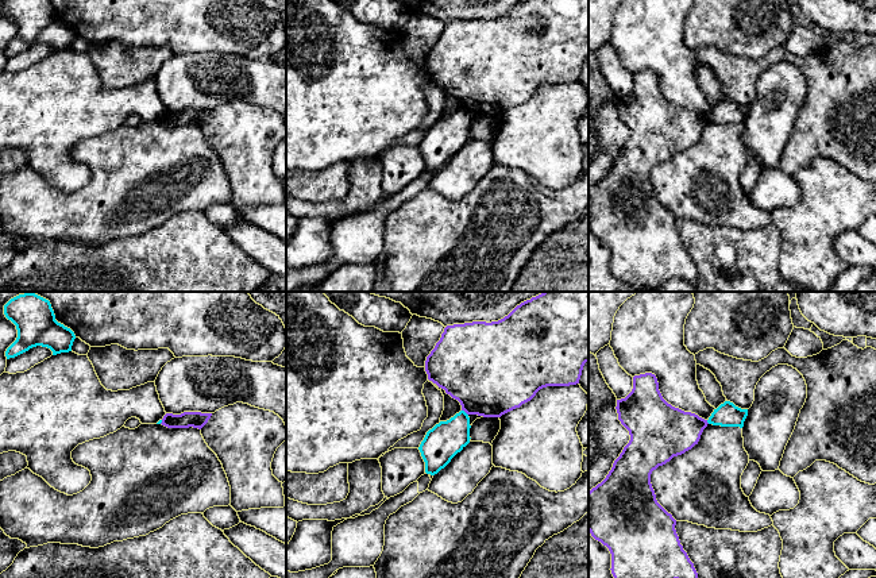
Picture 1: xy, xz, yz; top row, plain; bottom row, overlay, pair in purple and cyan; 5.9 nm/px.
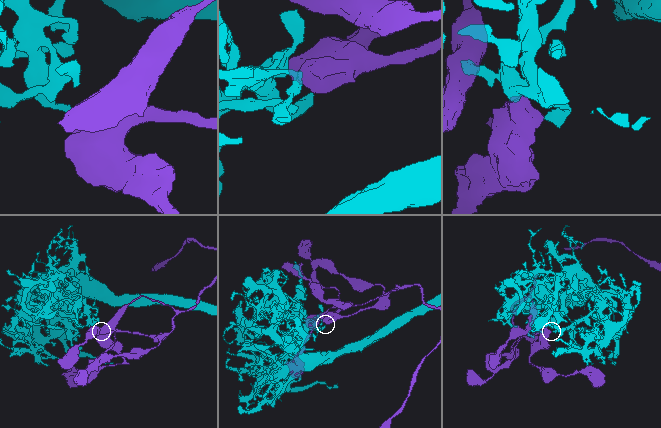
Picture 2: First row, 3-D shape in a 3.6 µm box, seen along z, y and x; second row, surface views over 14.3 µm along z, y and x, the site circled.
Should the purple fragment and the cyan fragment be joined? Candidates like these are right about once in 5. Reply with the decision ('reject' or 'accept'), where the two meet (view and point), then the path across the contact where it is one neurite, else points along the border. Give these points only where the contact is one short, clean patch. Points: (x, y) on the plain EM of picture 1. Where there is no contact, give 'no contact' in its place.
reject; contact xz (464, 108); border xz (462, 107), (467, 112)

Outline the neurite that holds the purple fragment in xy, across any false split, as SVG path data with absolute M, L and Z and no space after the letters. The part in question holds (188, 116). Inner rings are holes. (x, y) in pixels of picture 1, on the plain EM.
M184 109L181 112L166 111L162 116L162 123L167 126L198 126L201 127L212 111L201 111L201 109Z

